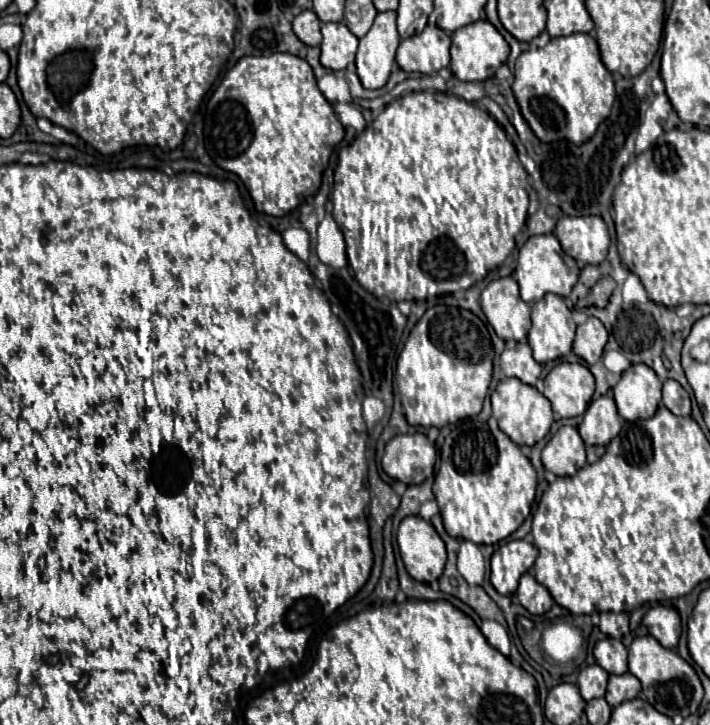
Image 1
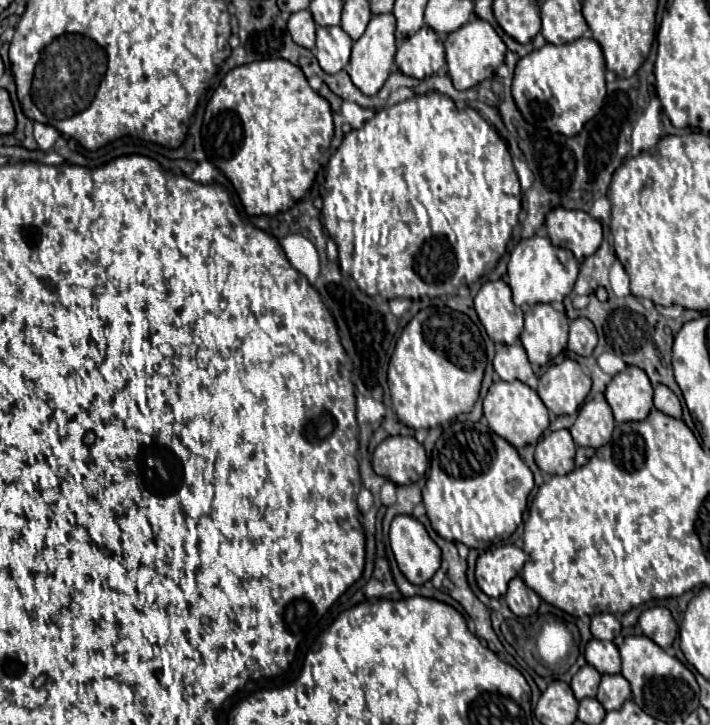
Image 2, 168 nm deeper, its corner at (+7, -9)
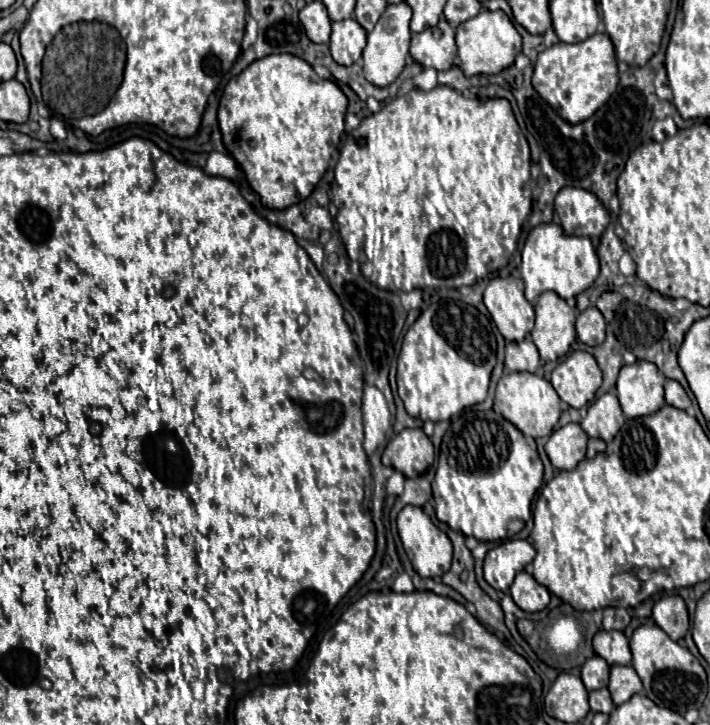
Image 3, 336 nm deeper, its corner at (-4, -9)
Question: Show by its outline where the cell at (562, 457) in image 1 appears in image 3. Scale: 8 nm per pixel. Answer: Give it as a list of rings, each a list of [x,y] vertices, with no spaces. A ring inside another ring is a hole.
[[[568,423],[550,435],[544,449],[556,469],[572,471],[572,467],[586,457],[586,443],[588,435],[584,435],[582,427],[578,423]]]

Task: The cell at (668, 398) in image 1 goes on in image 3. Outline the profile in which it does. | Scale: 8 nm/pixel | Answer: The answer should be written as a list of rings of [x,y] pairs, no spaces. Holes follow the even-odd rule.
[[[666,381],[666,403],[676,409],[690,407],[690,399],[678,381]]]

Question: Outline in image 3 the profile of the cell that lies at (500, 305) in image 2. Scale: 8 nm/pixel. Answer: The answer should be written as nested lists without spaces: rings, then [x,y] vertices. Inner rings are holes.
[[[492,279],[484,291],[484,305],[504,339],[520,341],[534,327],[534,307],[524,297],[522,279]]]

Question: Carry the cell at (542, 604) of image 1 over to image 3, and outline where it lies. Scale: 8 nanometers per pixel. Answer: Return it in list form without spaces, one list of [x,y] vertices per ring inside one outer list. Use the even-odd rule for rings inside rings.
[[[520,571],[510,587],[510,595],[514,599],[514,603],[528,613],[536,613],[546,609],[546,605],[550,603],[550,593],[546,587],[542,587],[532,575],[528,575],[526,571]]]

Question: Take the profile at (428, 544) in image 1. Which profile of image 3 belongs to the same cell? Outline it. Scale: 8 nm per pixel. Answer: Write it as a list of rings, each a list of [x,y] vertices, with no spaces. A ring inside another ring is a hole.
[[[408,505],[400,511],[398,515],[398,535],[402,539],[402,545],[404,545],[404,551],[408,555],[408,559],[412,561],[412,567],[414,571],[420,575],[420,577],[442,577],[444,571],[448,571],[450,563],[452,563],[452,543],[450,539],[430,521],[430,517],[420,509],[420,507],[414,507],[414,505]]]

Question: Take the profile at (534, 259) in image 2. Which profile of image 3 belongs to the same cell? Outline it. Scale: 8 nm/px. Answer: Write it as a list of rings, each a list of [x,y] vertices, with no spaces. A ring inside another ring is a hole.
[[[544,223],[534,227],[522,249],[520,275],[526,285],[524,295],[530,303],[536,303],[536,299],[544,291],[554,291],[562,299],[574,299],[578,293],[582,293],[594,283],[594,279],[598,277],[598,271],[600,271],[600,265],[598,265],[598,257],[592,247],[592,241],[588,237],[564,235],[562,227],[556,223]]]

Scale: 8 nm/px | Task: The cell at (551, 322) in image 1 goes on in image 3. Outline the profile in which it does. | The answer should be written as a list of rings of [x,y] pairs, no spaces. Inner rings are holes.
[[[546,291],[536,303],[536,325],[532,341],[536,343],[544,361],[558,361],[576,339],[576,313],[556,293]]]

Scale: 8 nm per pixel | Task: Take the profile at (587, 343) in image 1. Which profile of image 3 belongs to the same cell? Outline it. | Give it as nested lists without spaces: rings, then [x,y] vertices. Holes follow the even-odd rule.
[[[588,307],[586,311],[582,311],[576,319],[576,331],[578,331],[578,341],[596,347],[600,343],[604,343],[606,337],[606,321],[602,317],[602,313],[596,307]]]

